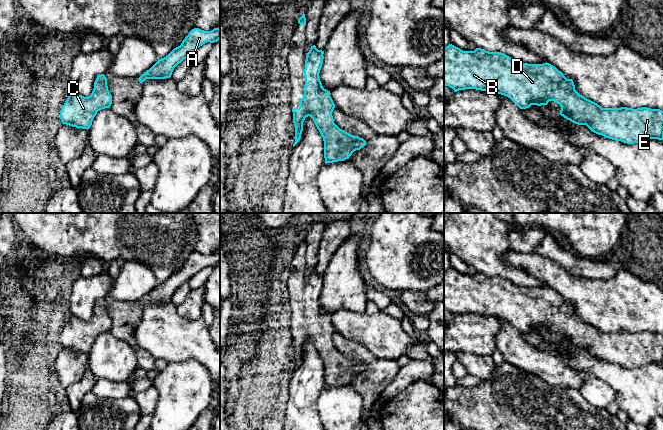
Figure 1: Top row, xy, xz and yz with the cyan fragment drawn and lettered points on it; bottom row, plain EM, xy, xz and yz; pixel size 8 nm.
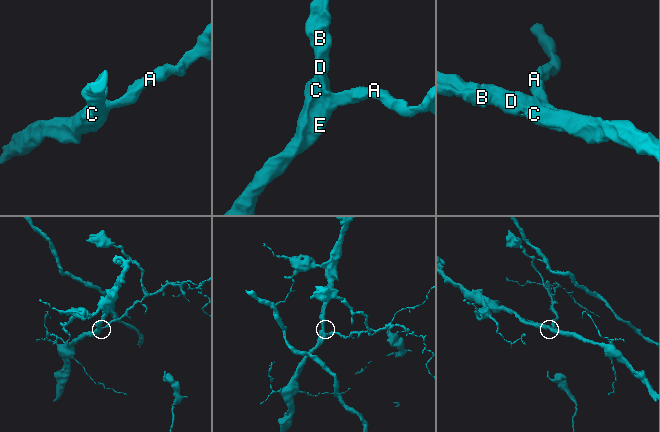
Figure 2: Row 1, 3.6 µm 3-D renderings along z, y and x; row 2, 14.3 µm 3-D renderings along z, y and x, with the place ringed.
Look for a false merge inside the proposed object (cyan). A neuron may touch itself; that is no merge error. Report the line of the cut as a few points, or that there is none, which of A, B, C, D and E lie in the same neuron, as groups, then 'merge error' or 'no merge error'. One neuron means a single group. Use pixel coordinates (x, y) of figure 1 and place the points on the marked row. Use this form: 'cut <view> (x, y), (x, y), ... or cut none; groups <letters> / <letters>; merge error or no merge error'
cut none; groups A B C D E; no merge error

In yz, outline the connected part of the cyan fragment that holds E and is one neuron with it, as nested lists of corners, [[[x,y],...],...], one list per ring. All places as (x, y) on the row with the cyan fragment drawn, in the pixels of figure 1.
[[[449,44],[444,47],[444,85],[457,92],[465,89],[495,92],[510,98],[520,109],[529,108],[531,105],[547,105],[554,101],[561,106],[560,115],[578,125],[586,125],[592,132],[606,138],[621,141],[627,144],[639,143],[649,139],[663,140],[663,111],[647,107],[632,109],[602,108],[597,103],[585,98],[575,90],[572,79],[567,79],[561,71],[549,63],[528,64],[515,61],[501,52],[489,52],[481,48],[474,51],[463,51]]]

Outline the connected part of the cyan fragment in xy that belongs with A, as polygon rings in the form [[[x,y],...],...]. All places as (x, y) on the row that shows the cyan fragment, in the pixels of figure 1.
[[[199,28],[192,29],[182,41],[181,45],[174,48],[166,57],[158,61],[139,78],[142,83],[146,79],[166,79],[170,78],[174,68],[186,59],[192,52],[203,44],[214,43],[220,39],[220,28],[211,31],[204,31]]]

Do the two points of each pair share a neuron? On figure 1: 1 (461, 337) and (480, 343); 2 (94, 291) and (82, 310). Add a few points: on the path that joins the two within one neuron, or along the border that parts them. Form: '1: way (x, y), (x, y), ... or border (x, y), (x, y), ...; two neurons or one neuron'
1: way (466, 337), (475, 338); one neuron
2: way (89, 296), (87, 298), (87, 305); one neuron

